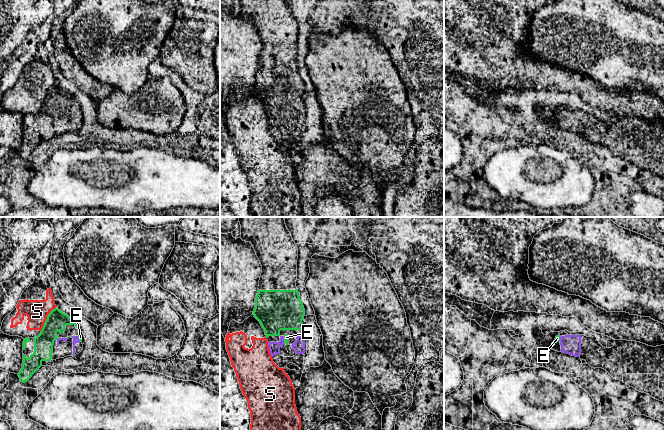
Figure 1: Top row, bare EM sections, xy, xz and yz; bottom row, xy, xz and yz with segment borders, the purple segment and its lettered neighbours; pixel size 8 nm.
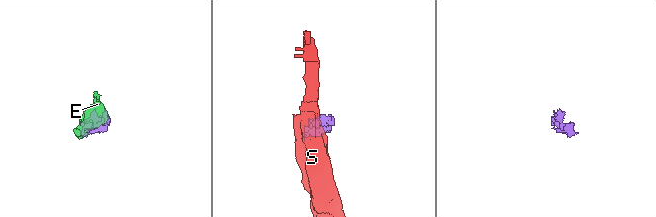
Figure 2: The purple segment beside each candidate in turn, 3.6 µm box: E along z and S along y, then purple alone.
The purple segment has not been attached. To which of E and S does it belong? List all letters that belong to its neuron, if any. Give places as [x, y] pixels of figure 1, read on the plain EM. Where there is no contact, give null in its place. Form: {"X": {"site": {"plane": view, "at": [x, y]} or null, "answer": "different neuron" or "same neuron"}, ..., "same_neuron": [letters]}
{"E": {"site": {"plane": "xy", "at": [78, 115]}, "answer": "same neuron"}, "S": {"site": {"plane": "xz", "at": [269, 125]}, "answer": "different neuron"}, "same_neuron": ["E"]}

